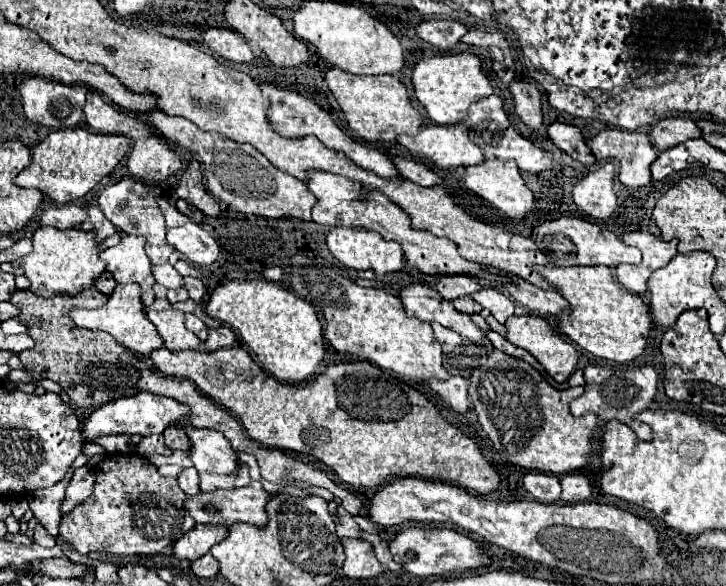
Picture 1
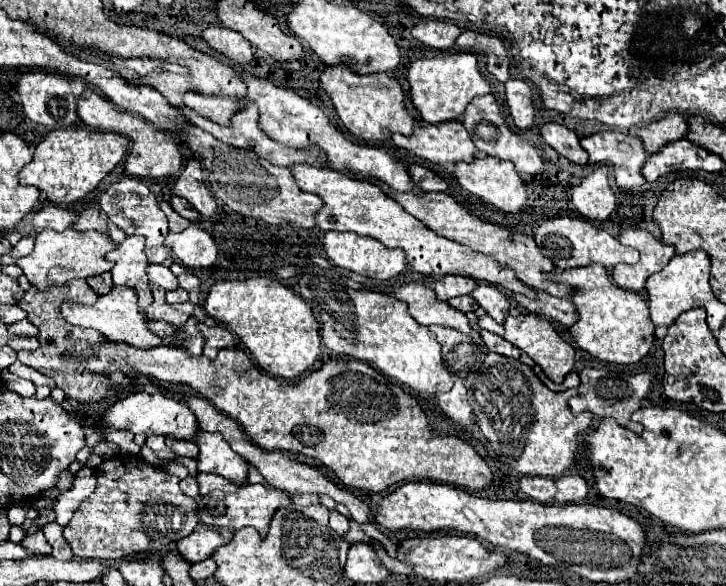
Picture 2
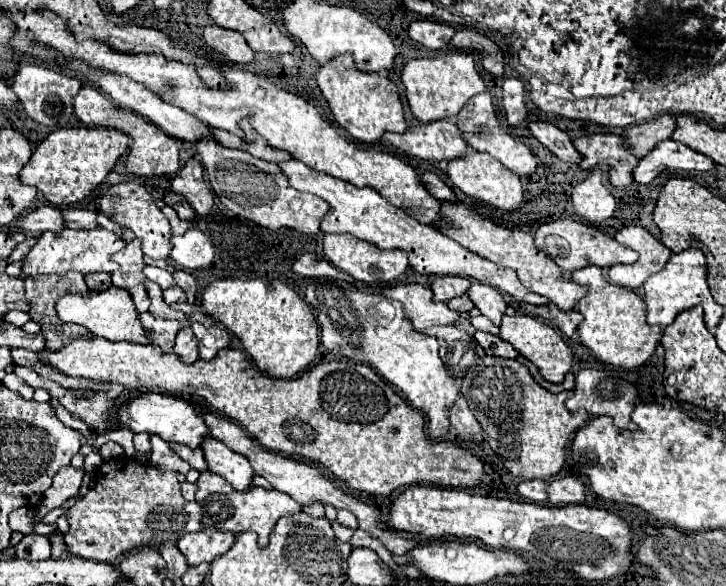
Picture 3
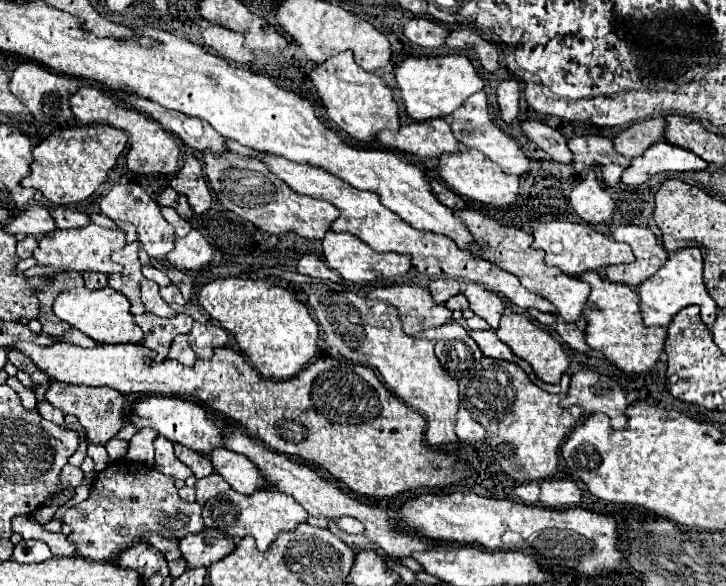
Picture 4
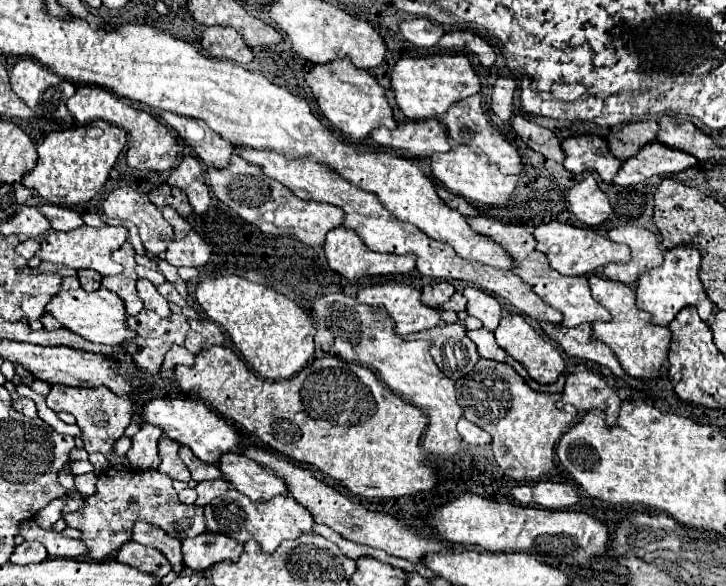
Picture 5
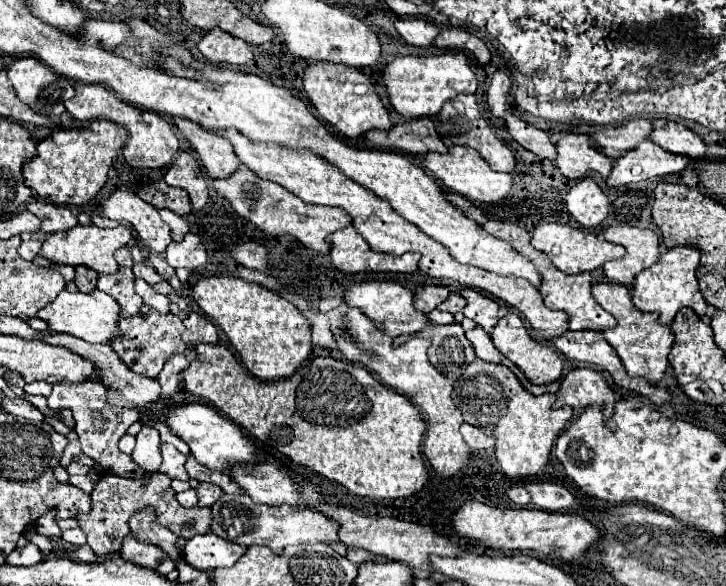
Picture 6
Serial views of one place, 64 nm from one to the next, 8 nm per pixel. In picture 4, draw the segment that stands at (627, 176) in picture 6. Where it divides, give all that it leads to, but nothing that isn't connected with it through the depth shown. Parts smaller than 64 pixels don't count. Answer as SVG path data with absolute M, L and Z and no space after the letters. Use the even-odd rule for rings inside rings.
M656 142L652 144L640 158L634 158L630 166L622 174L622 184L642 184L650 176L660 172L684 172L684 170L704 170L708 166L704 160L700 160L696 154L680 148L670 146L668 142Z

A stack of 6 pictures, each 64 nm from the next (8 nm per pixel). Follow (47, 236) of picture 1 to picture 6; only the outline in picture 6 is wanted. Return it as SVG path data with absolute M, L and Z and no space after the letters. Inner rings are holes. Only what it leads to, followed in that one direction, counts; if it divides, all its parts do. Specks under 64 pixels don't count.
M74 226L68 232L54 232L50 234L42 248L40 248L40 256L58 262L58 264L70 264L70 266L88 266L92 270L96 270L98 274L114 274L118 270L118 264L114 262L114 250L120 246L126 246L132 240L132 234L126 226L116 226L114 230L102 230L98 226Z

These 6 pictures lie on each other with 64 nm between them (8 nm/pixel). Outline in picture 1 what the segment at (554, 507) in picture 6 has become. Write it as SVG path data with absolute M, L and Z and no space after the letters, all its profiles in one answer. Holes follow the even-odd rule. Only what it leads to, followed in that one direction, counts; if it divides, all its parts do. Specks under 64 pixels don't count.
M564 474L564 476L560 476L560 486L562 486L560 500L566 504L586 502L592 494L590 482L584 474Z

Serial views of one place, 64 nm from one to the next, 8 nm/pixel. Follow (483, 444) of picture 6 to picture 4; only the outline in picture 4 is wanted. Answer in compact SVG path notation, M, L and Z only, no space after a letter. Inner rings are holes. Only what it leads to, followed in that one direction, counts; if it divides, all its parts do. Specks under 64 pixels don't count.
M460 408L458 422L456 422L456 434L462 442L482 442L486 438L486 430L470 418L470 412Z

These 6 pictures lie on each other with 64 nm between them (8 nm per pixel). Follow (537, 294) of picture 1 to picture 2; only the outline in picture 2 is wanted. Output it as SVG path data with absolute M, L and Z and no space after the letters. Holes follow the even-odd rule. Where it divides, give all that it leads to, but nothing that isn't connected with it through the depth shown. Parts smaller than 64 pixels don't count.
M538 292L536 300L524 298L522 294L518 294L518 298L514 298L526 312L538 314L538 316L546 316L552 322L558 322L564 330L568 330L572 324L576 324L578 320L578 312L576 306L566 300L566 298L554 298L550 294Z

